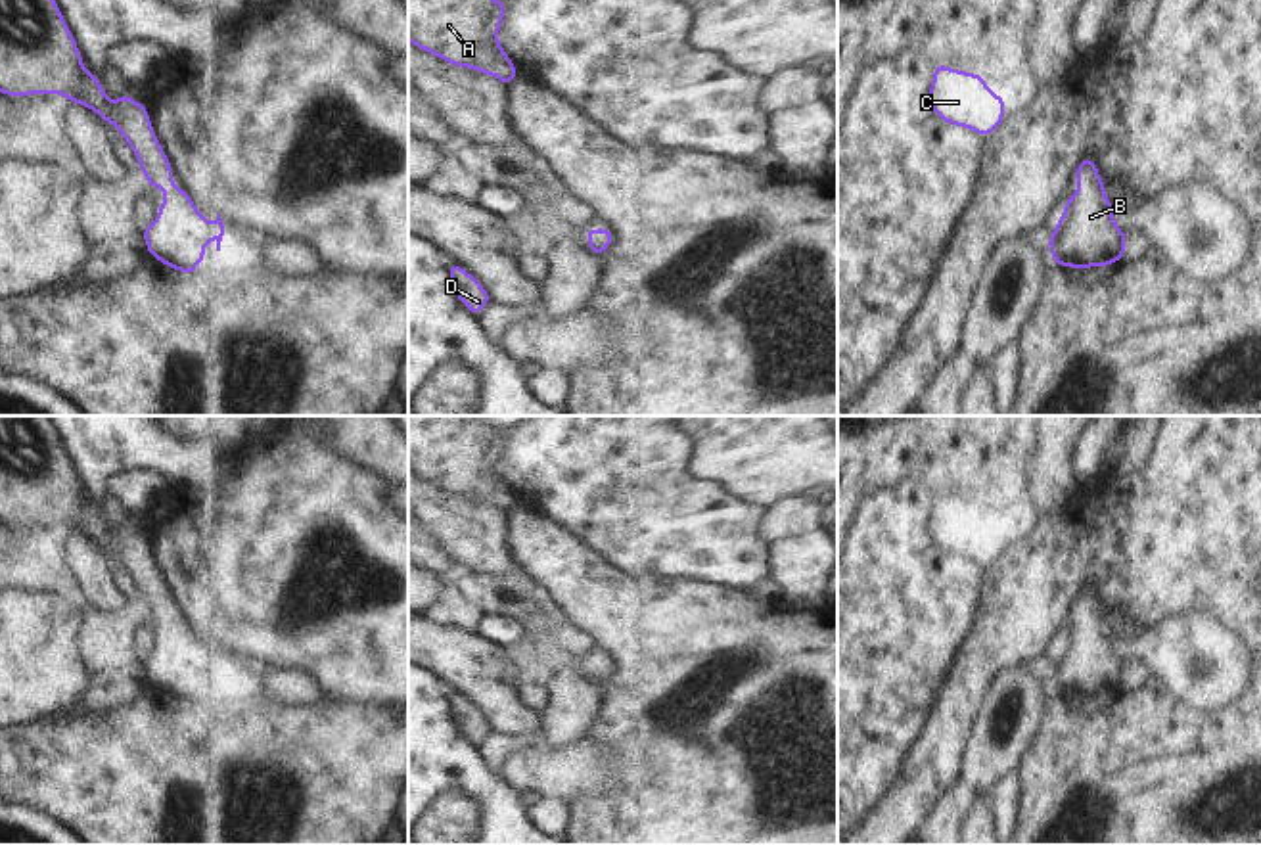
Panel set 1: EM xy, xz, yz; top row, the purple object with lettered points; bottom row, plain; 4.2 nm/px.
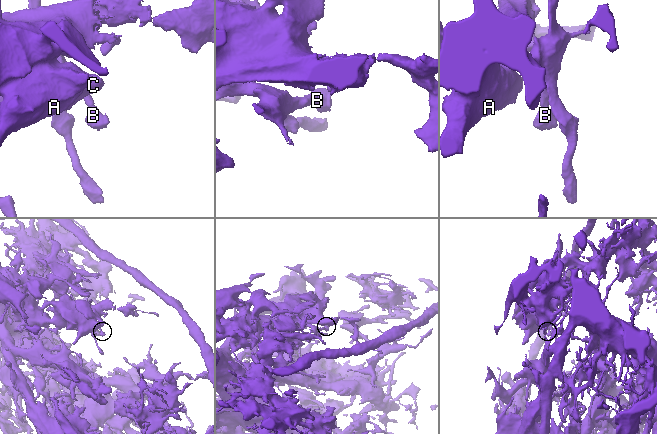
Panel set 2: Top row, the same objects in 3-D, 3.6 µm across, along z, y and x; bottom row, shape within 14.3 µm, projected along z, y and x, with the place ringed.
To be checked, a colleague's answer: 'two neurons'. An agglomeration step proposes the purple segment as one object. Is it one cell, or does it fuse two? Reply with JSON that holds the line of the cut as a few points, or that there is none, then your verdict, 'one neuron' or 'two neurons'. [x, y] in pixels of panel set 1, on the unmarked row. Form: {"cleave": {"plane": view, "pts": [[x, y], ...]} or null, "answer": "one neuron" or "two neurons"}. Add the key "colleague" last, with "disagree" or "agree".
{"cleave": null, "answer": "one neuron", "colleague": "disagree"}

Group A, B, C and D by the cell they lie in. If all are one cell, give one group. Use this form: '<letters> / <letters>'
A B C D

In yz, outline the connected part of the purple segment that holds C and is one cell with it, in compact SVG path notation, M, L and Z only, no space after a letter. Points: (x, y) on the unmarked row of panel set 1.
M935 494L928 523L933 542L947 554L979 565L993 563L1004 550L1006 527L997 525L979 502Z

